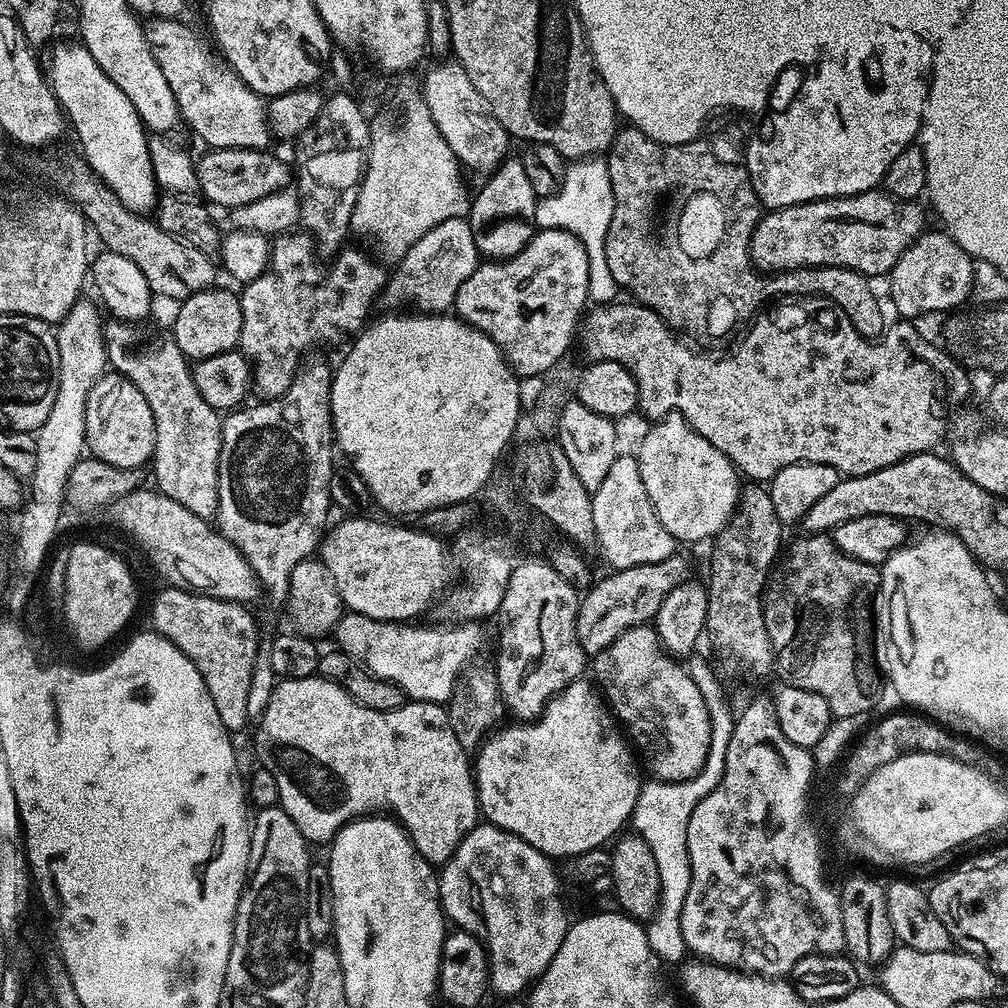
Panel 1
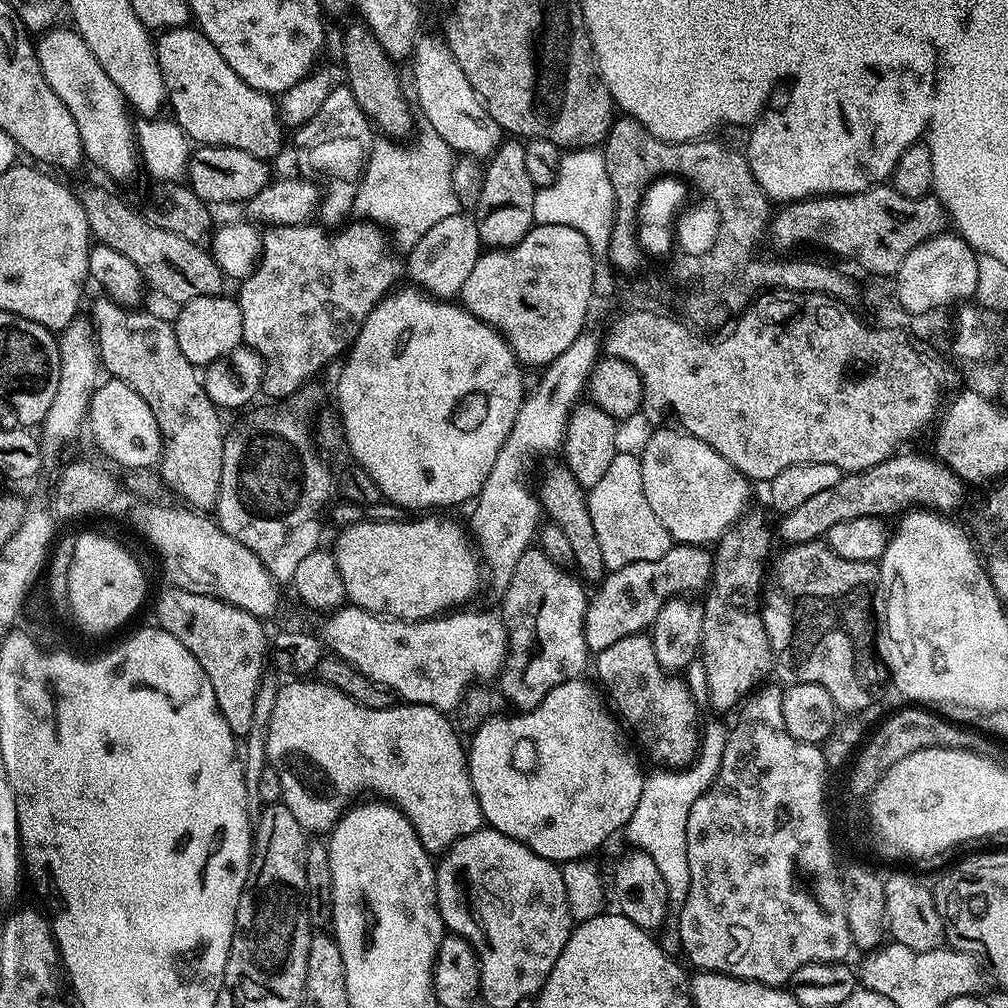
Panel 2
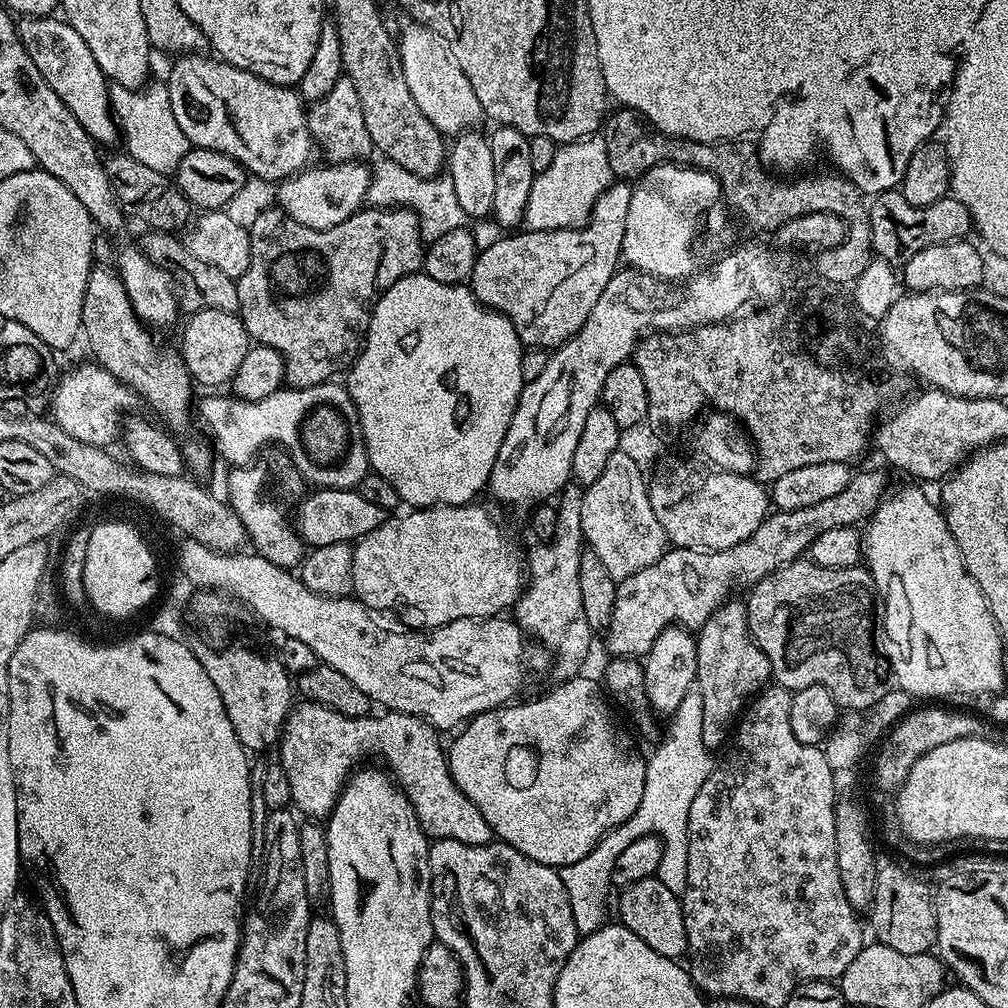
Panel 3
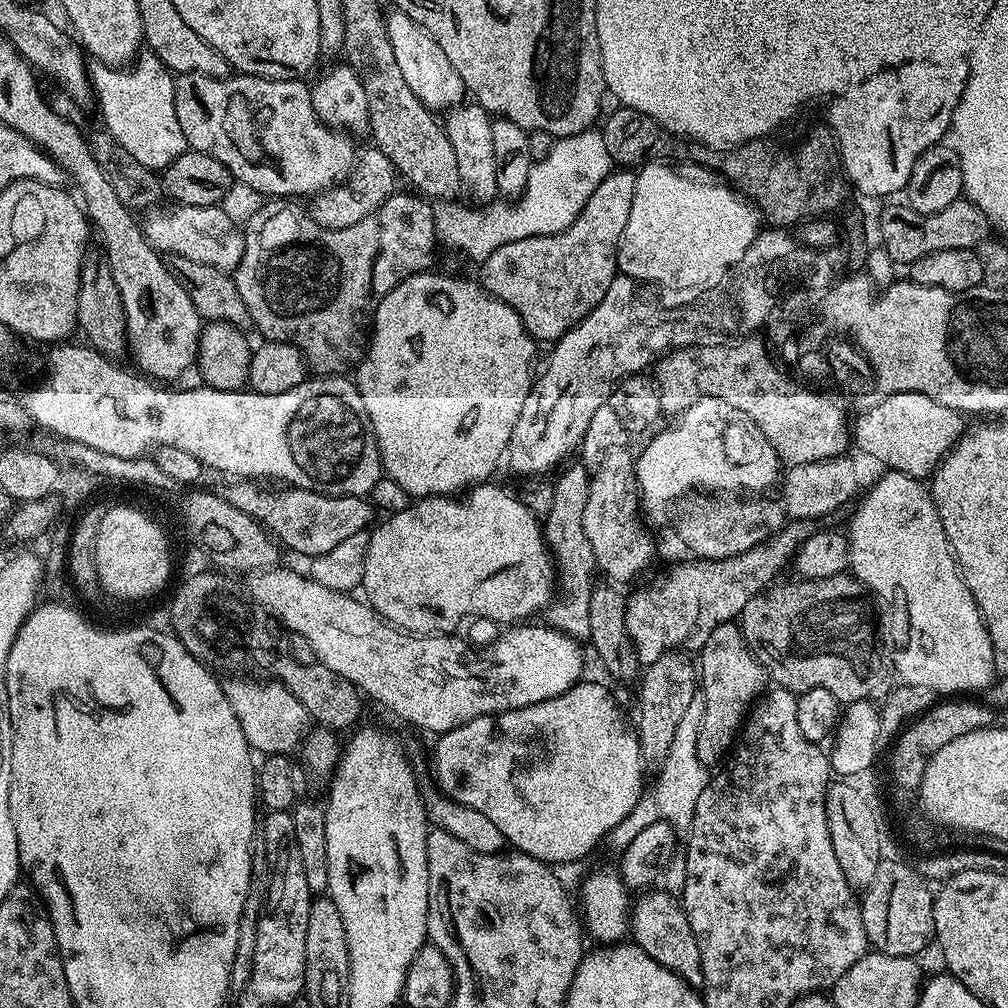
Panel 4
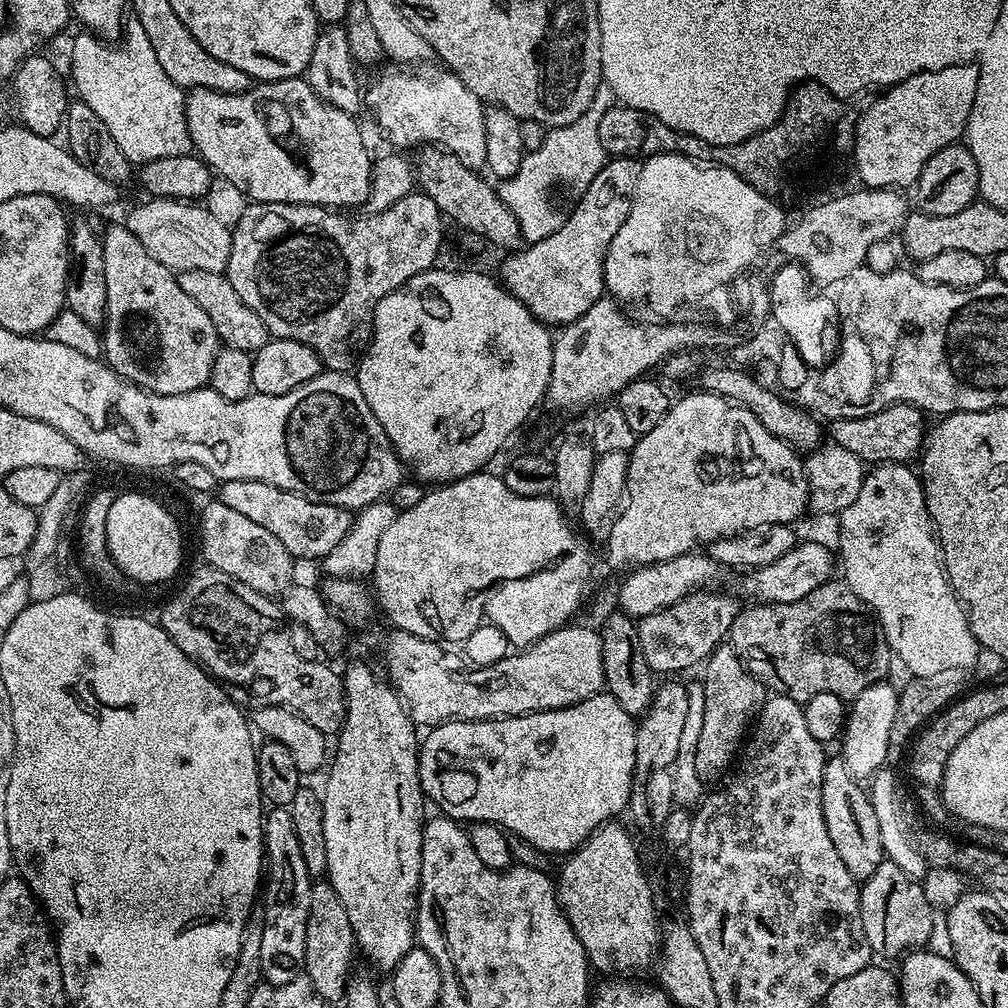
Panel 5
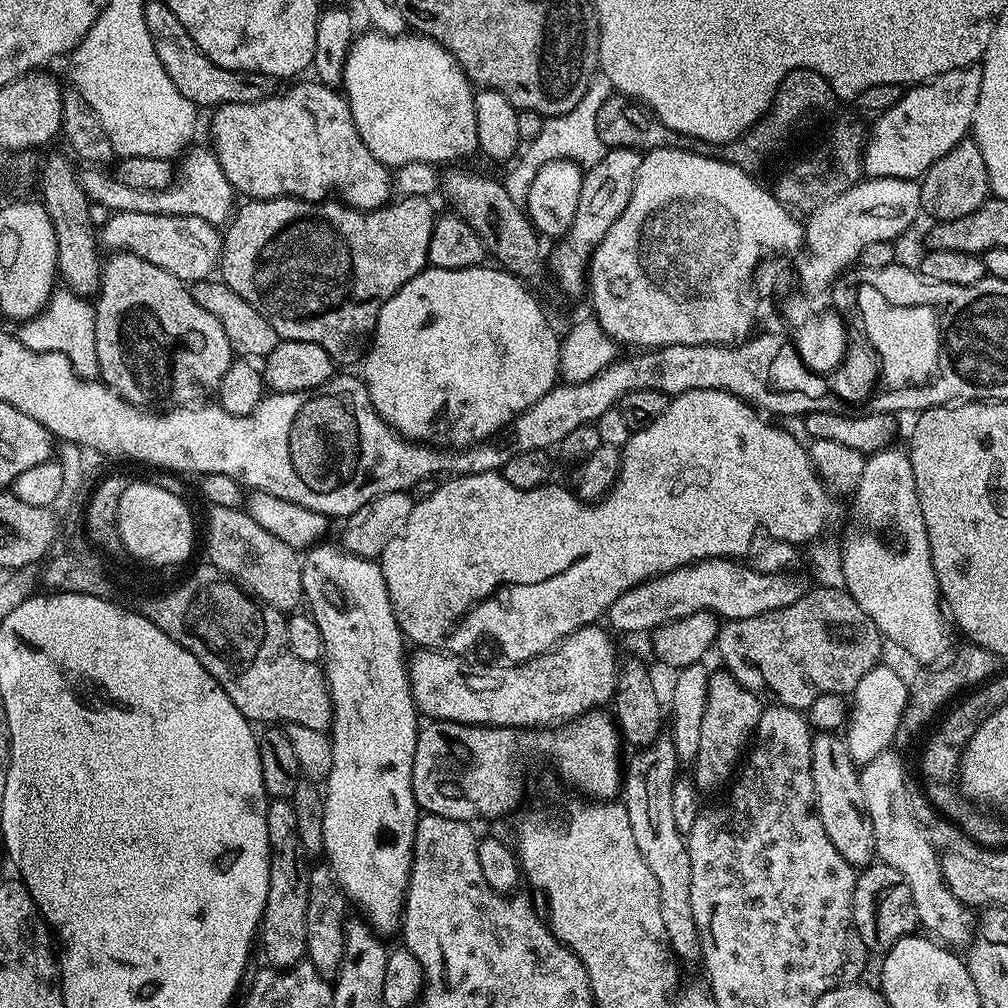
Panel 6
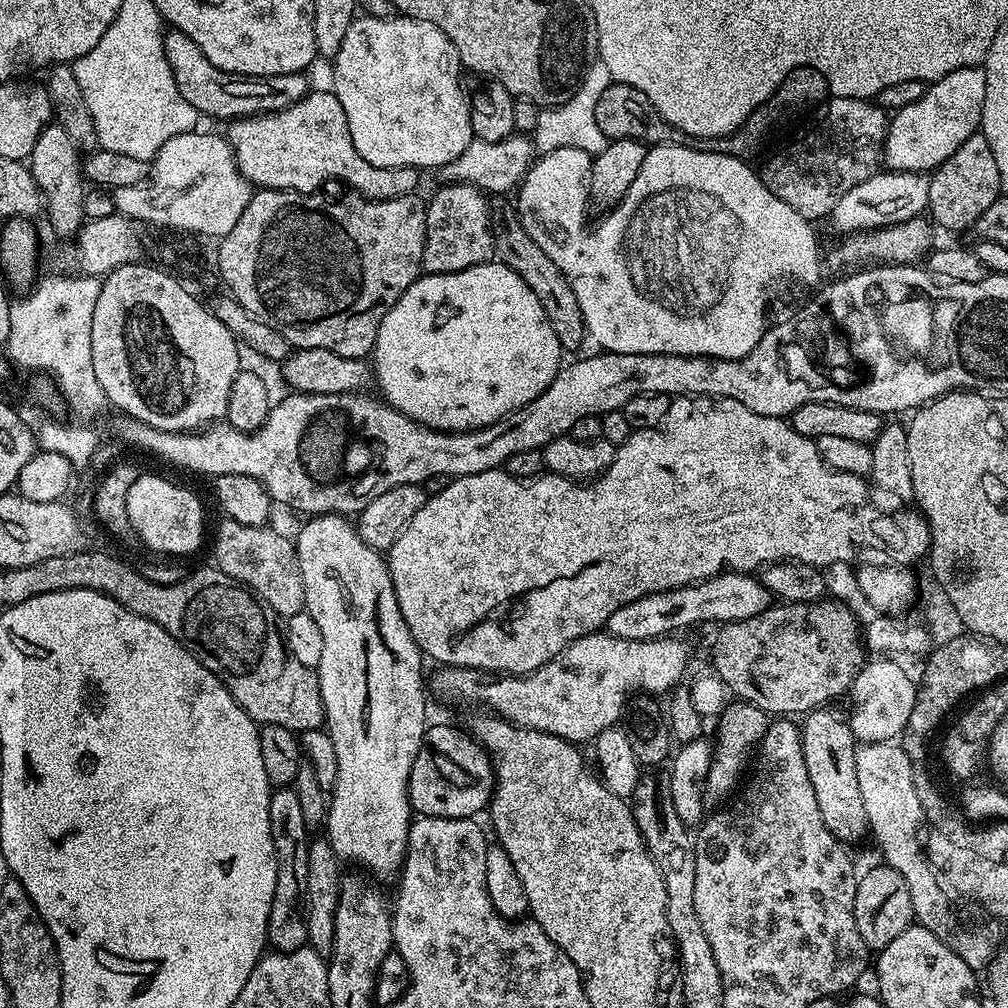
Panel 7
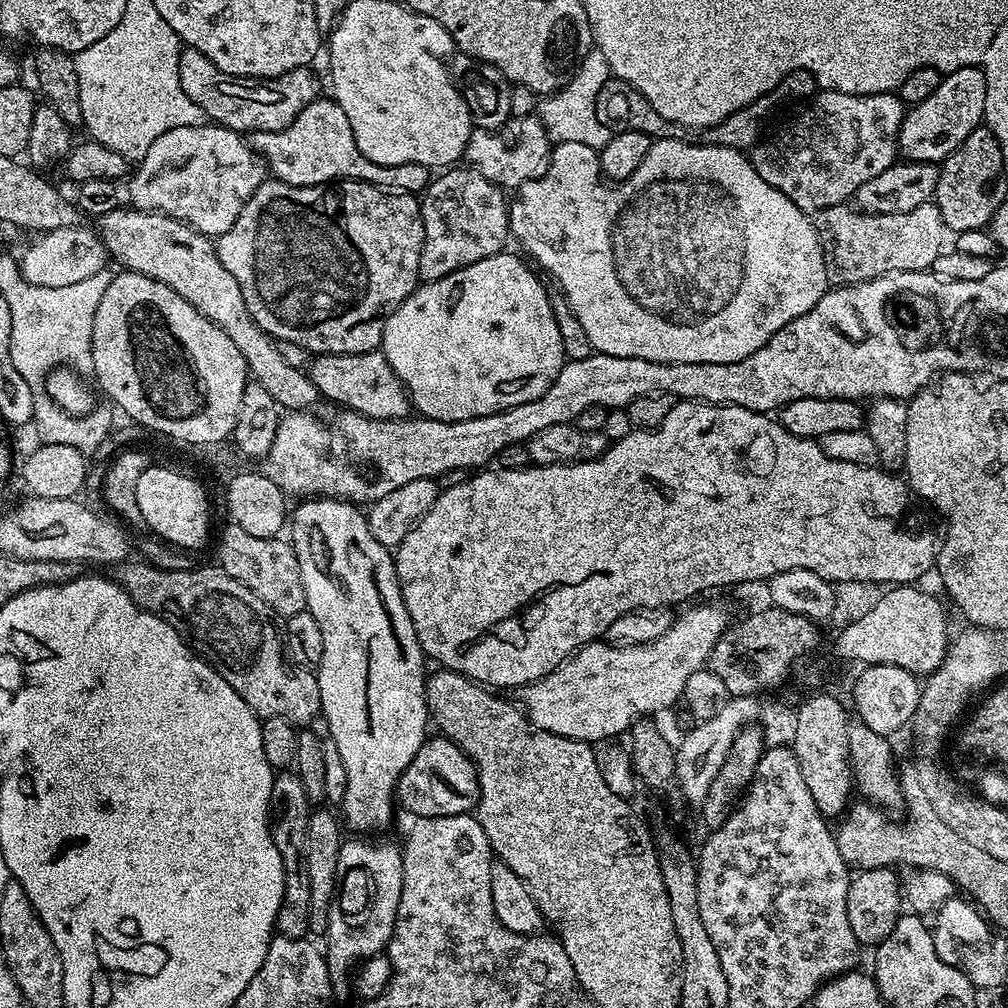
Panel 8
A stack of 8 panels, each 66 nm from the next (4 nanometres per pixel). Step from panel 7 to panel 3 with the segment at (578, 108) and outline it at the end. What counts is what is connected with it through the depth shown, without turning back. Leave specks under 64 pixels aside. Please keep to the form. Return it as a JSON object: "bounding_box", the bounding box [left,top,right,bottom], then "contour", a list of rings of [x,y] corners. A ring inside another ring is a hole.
{"bounding_box":[367,134,614,244],"contour":[[[597,134],[573,144],[559,145],[554,162],[536,173],[526,202],[523,227],[529,232],[552,232],[556,228],[582,228],[592,217],[600,195],[614,182],[603,135]],[[383,159],[380,164],[373,167],[371,184],[368,187],[367,203],[371,207],[404,207],[411,209],[419,218],[420,236],[426,244],[436,241],[444,233],[448,233],[452,229],[465,227],[468,217],[465,211],[458,204],[458,198],[455,197],[455,191],[451,177],[435,176],[425,177],[412,174],[405,167],[398,166],[392,160]]]}

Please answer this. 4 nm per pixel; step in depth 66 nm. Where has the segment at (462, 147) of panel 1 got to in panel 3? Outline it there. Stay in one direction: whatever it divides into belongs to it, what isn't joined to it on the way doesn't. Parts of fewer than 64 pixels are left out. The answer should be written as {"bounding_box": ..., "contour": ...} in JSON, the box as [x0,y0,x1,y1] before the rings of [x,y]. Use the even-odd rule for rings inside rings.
{"bounding_box":[398,22,484,136],"contour":[[[408,22],[401,36],[398,36],[398,47],[410,94],[413,95],[419,110],[430,119],[436,129],[443,135],[456,136],[473,129],[479,125],[476,123],[480,120],[483,121],[484,115],[474,88],[458,66],[458,58],[442,34],[424,24]]]}

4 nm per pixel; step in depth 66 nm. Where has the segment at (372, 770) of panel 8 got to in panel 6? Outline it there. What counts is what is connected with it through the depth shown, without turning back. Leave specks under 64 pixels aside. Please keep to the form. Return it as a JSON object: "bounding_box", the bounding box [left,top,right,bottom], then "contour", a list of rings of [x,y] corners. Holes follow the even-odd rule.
{"bounding_box":[302,542,422,934],"contour":[[[321,542],[315,547],[307,549],[306,555],[302,560],[302,586],[304,587],[304,600],[306,601],[307,611],[314,618],[314,622],[318,622],[318,630],[322,630],[322,642],[326,649],[326,675],[328,677],[328,689],[332,695],[332,727],[330,729],[330,739],[332,742],[332,765],[330,766],[330,774],[328,775],[326,783],[323,785],[322,791],[324,793],[324,817],[322,818],[322,834],[324,835],[324,856],[327,863],[330,865],[332,873],[335,874],[337,882],[340,884],[341,889],[349,901],[352,900],[361,908],[363,919],[371,924],[372,929],[378,934],[385,934],[384,932],[392,932],[401,927],[404,918],[404,899],[408,893],[408,875],[412,869],[412,851],[414,850],[414,834],[416,833],[416,822],[420,819],[422,812],[416,806],[416,799],[414,798],[414,786],[412,785],[412,775],[414,774],[414,750],[416,749],[416,734],[418,731],[418,713],[416,710],[416,703],[412,697],[412,685],[410,683],[410,664],[406,659],[406,652],[404,656],[404,644],[406,645],[406,637],[401,632],[398,622],[392,613],[392,603],[390,602],[390,594],[386,590],[386,578],[382,578],[382,570],[376,560],[367,560],[361,556],[356,556],[354,553],[345,550],[339,543],[328,544],[329,542]]]}

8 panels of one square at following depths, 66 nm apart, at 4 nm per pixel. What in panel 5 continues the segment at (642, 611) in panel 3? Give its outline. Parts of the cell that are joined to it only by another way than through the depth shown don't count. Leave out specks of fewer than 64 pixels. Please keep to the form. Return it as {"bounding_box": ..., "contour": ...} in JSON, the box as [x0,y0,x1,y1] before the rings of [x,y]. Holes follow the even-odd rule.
{"bounding_box":[636,590,741,673],"contour":[[[697,590],[683,596],[677,604],[643,617],[636,625],[638,642],[642,646],[642,654],[646,654],[646,662],[651,666],[653,673],[684,672],[695,664],[696,667],[703,665],[710,653],[725,643],[734,618],[741,610],[741,605],[736,604],[737,597],[733,596],[723,596],[720,590]]]}

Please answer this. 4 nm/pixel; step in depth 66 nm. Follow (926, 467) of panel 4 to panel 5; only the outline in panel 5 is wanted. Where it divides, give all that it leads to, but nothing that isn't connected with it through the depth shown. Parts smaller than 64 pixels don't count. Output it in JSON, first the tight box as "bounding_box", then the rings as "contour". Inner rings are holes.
{"bounding_box":[830,404,926,465],"contour":[[[889,404],[887,408],[876,408],[849,416],[852,416],[849,420],[833,422],[830,440],[831,443],[842,446],[842,450],[858,454],[858,458],[863,460],[865,465],[908,464],[915,461],[918,453],[925,447],[926,416],[912,404]]]}

